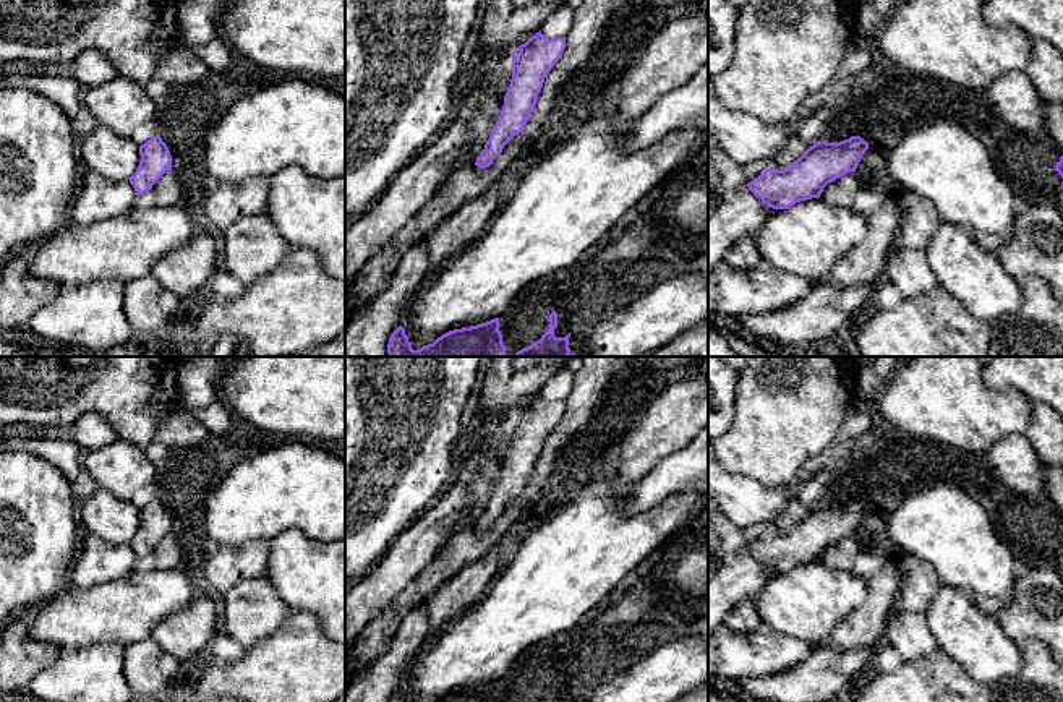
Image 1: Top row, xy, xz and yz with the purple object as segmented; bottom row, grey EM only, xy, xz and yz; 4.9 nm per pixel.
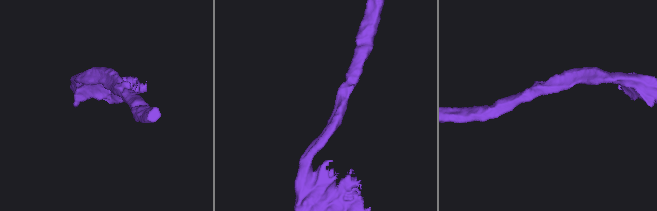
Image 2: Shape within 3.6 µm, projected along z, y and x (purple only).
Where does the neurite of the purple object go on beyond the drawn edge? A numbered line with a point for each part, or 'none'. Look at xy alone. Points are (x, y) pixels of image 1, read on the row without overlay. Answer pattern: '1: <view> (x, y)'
none

